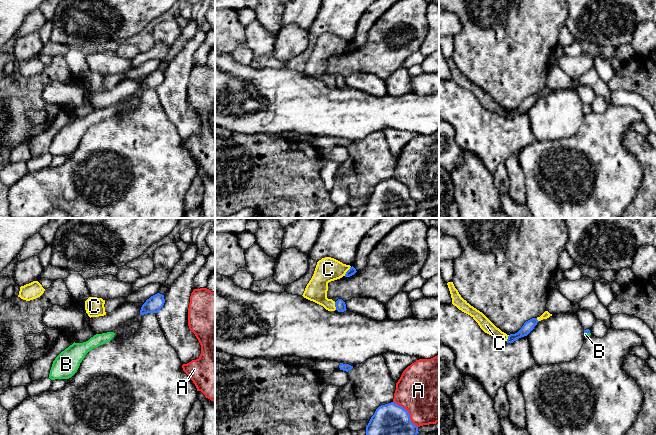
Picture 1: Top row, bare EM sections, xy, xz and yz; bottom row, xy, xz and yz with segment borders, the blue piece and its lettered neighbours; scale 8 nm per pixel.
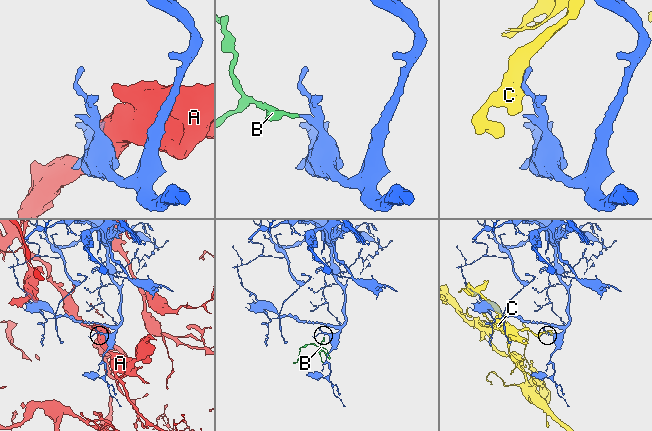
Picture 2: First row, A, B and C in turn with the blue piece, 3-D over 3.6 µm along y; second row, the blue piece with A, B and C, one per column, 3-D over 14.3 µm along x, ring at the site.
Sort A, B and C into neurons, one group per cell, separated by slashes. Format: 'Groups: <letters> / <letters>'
Groups: A / B / C

